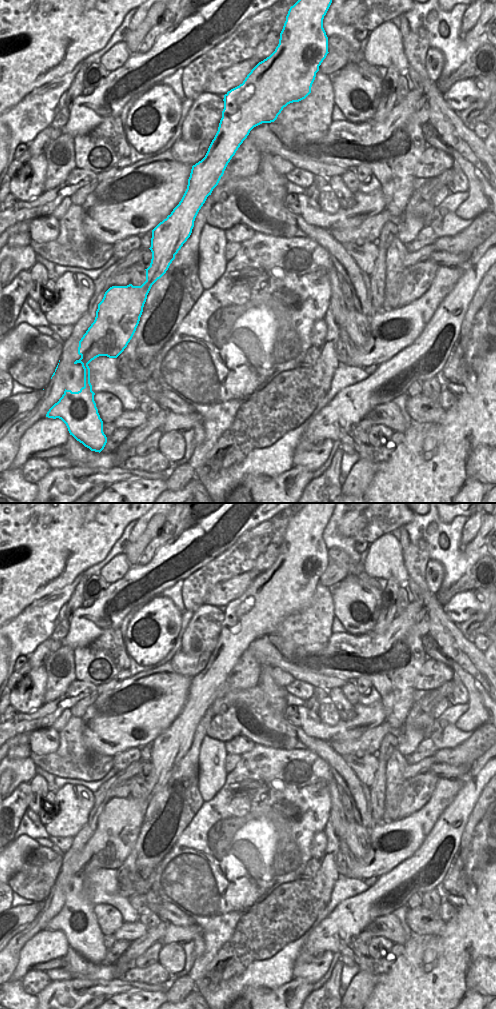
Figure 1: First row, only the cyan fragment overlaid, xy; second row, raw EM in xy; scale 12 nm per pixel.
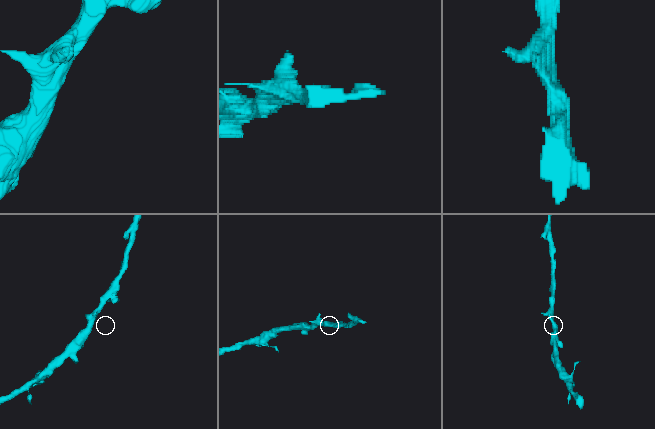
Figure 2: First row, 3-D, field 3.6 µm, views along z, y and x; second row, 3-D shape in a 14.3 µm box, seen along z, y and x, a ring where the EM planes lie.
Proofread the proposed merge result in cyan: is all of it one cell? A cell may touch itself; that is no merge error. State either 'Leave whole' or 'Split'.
Leave whole

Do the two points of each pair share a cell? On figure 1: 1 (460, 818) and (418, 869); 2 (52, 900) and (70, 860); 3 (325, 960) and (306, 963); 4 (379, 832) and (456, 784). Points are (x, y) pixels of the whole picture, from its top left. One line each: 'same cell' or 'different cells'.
1: same cell
2: same cell
3: same cell
4: same cell

